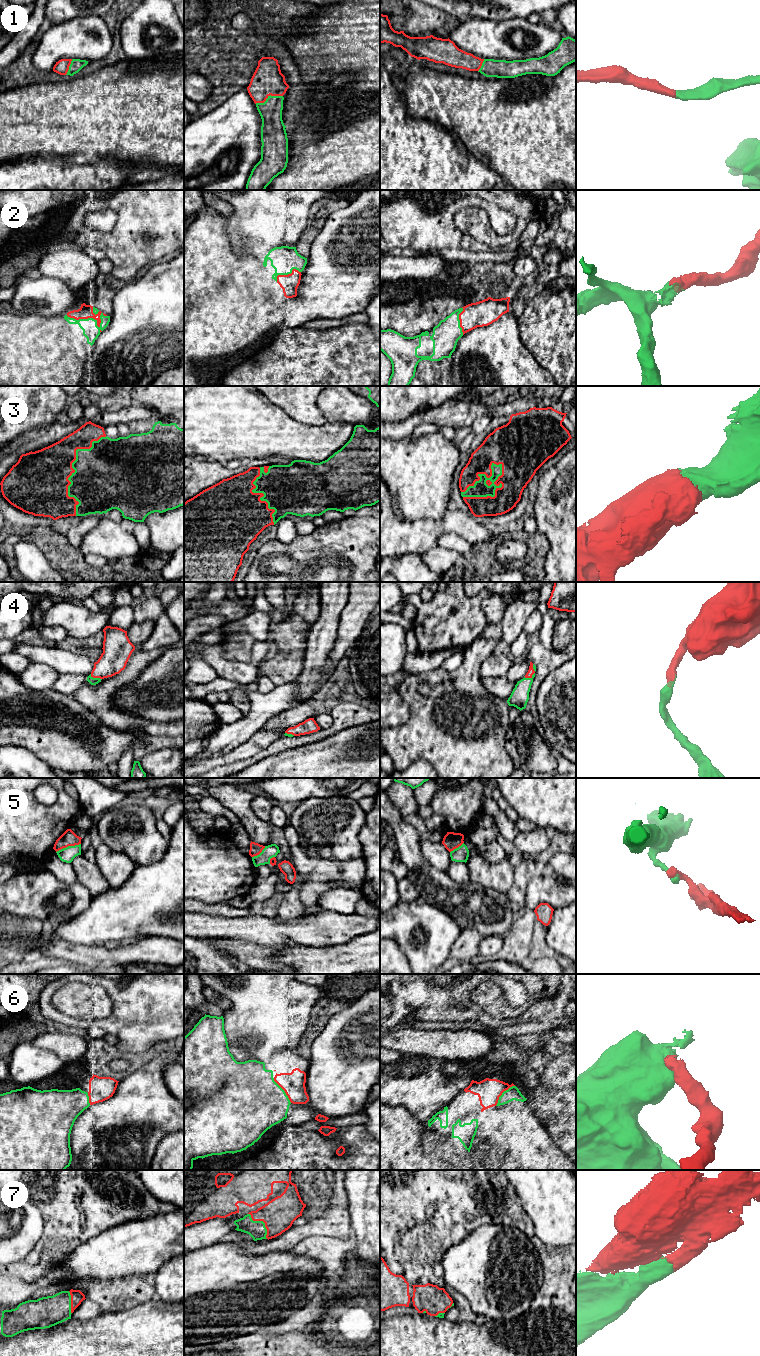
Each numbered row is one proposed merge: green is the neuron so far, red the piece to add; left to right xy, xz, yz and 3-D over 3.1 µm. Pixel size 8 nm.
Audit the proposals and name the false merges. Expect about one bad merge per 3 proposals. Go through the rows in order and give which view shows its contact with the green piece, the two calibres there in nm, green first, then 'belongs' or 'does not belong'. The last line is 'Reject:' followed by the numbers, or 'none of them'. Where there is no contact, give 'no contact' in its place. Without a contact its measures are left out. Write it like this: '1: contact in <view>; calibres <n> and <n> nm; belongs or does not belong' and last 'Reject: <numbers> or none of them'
1: contact in xz; calibres 180 and 240 nm; belongs
2: contact in xy; calibres 140 and 110 nm; belongs
3: contact in yz; calibres 130 and 240 nm; belongs
4: contact in yz; calibres 150 and 50 nm; belongs
5: contact in xy; calibres 120 and 120 nm; does not belong
6: contact in yz; calibres 110 and 190 nm; does not belong
7: contact in xz; calibres 140 and 260 nm; belongs
Reject: 5, 6

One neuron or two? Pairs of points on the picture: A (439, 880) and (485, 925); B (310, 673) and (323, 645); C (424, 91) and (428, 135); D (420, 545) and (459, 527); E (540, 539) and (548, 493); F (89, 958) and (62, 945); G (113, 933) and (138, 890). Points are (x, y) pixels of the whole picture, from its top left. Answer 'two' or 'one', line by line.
A: one
B: one
C: two
D: one
E: two
F: one
G: one

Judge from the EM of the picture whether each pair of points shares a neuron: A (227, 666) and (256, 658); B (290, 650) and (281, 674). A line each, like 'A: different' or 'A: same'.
A: same
B: same

